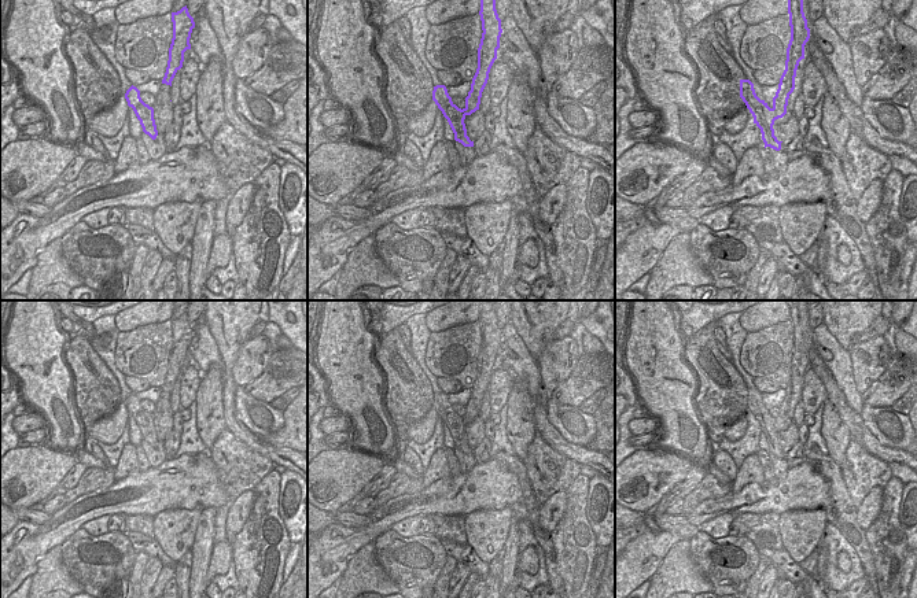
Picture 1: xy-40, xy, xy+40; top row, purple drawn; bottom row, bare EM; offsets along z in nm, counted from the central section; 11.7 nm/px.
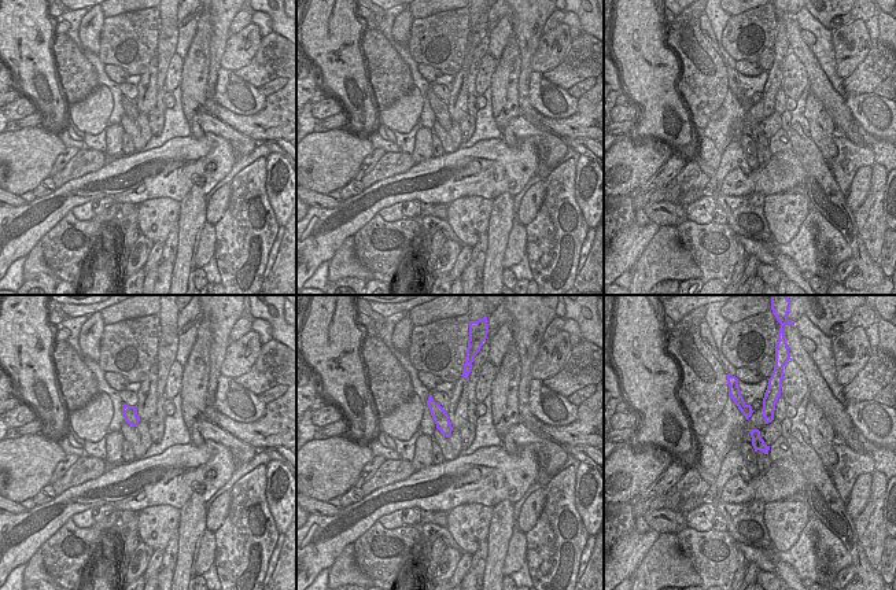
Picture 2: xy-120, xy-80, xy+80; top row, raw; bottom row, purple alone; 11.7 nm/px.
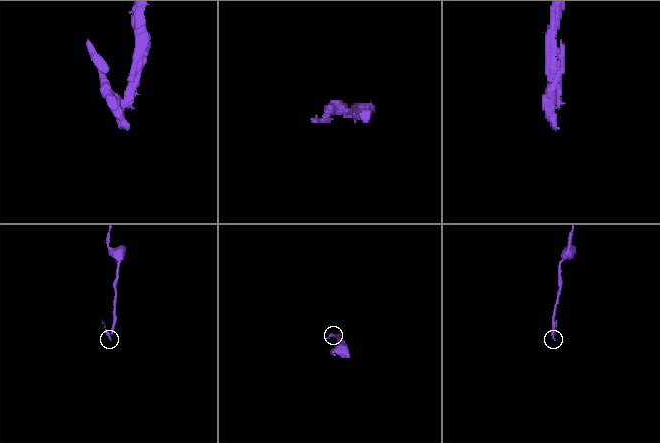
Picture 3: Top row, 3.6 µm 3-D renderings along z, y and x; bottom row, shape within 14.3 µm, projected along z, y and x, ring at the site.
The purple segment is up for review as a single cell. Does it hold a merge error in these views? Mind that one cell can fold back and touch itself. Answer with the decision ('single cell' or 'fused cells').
fused cells

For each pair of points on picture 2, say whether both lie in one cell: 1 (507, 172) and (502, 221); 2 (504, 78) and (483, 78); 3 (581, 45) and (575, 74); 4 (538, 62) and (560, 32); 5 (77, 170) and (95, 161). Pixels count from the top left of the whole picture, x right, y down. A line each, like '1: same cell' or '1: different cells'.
1: different cells
2: different cells
3: same cell
4: same cell
5: same cell

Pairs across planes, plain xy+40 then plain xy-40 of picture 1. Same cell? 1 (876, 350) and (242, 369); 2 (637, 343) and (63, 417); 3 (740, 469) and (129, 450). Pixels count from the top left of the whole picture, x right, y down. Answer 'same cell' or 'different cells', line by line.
1: same cell
2: same cell
3: same cell

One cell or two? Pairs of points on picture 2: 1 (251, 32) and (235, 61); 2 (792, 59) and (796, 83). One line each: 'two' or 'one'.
1: one
2: one

